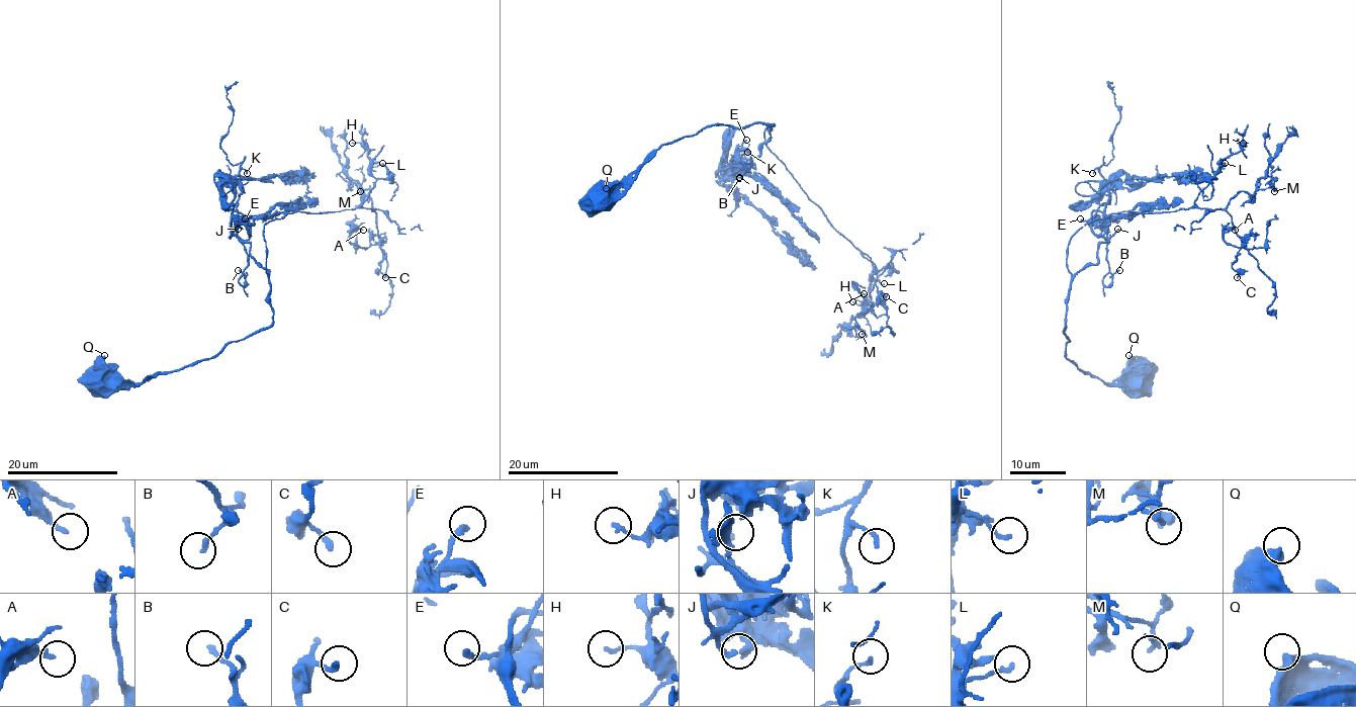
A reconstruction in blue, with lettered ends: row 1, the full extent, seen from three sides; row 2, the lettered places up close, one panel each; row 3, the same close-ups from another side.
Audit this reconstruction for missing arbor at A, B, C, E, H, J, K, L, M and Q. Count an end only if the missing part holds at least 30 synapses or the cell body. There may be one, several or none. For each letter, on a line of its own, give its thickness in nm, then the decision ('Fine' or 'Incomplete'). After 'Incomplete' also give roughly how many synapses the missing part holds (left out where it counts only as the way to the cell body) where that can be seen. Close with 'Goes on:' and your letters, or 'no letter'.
A: Thickness 160 nm. Fine
B: Thickness 190 nm. Fine
C: Thickness 200 nm. Fine
E: Thickness 200 nm. Fine
H: Thickness 140 nm. Fine
J: Thickness 200 nm. Fine
K: Thickness 140 nm. Fine
L: Thickness 170 nm. Fine
M: Thickness 140 nm. Fine
Q: Thickness 460 nm. Fine
Goes on: no letter

